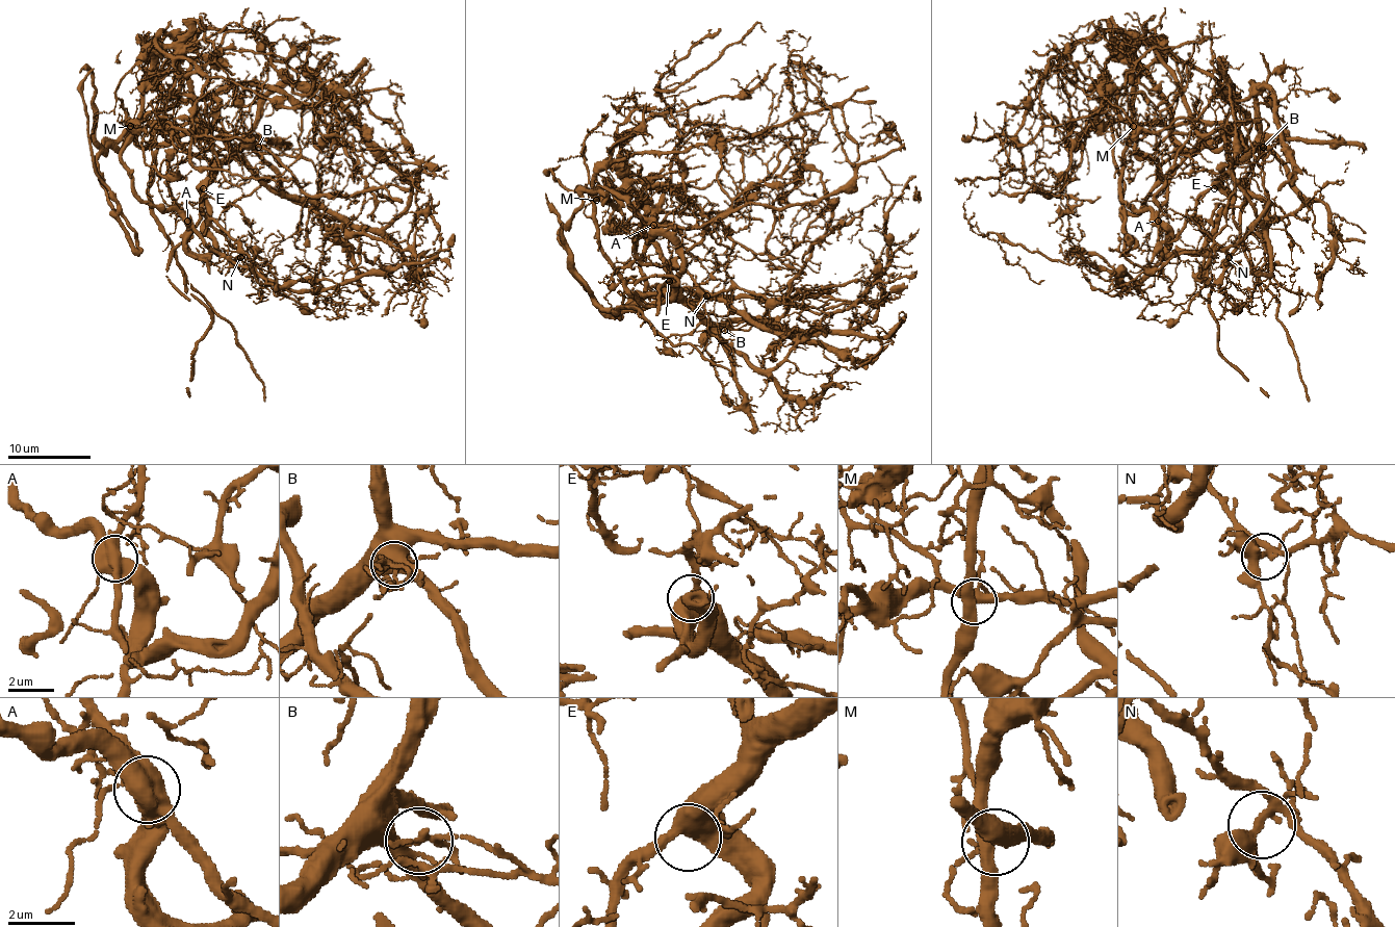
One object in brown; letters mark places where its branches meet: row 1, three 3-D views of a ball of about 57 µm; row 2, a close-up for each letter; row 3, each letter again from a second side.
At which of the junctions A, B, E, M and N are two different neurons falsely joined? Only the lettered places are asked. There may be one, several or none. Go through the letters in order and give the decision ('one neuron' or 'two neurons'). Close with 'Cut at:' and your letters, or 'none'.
A: two neurons
B: two neurons
E: one neuron
M: one neuron
N: one neuron
Cut at: A, B

